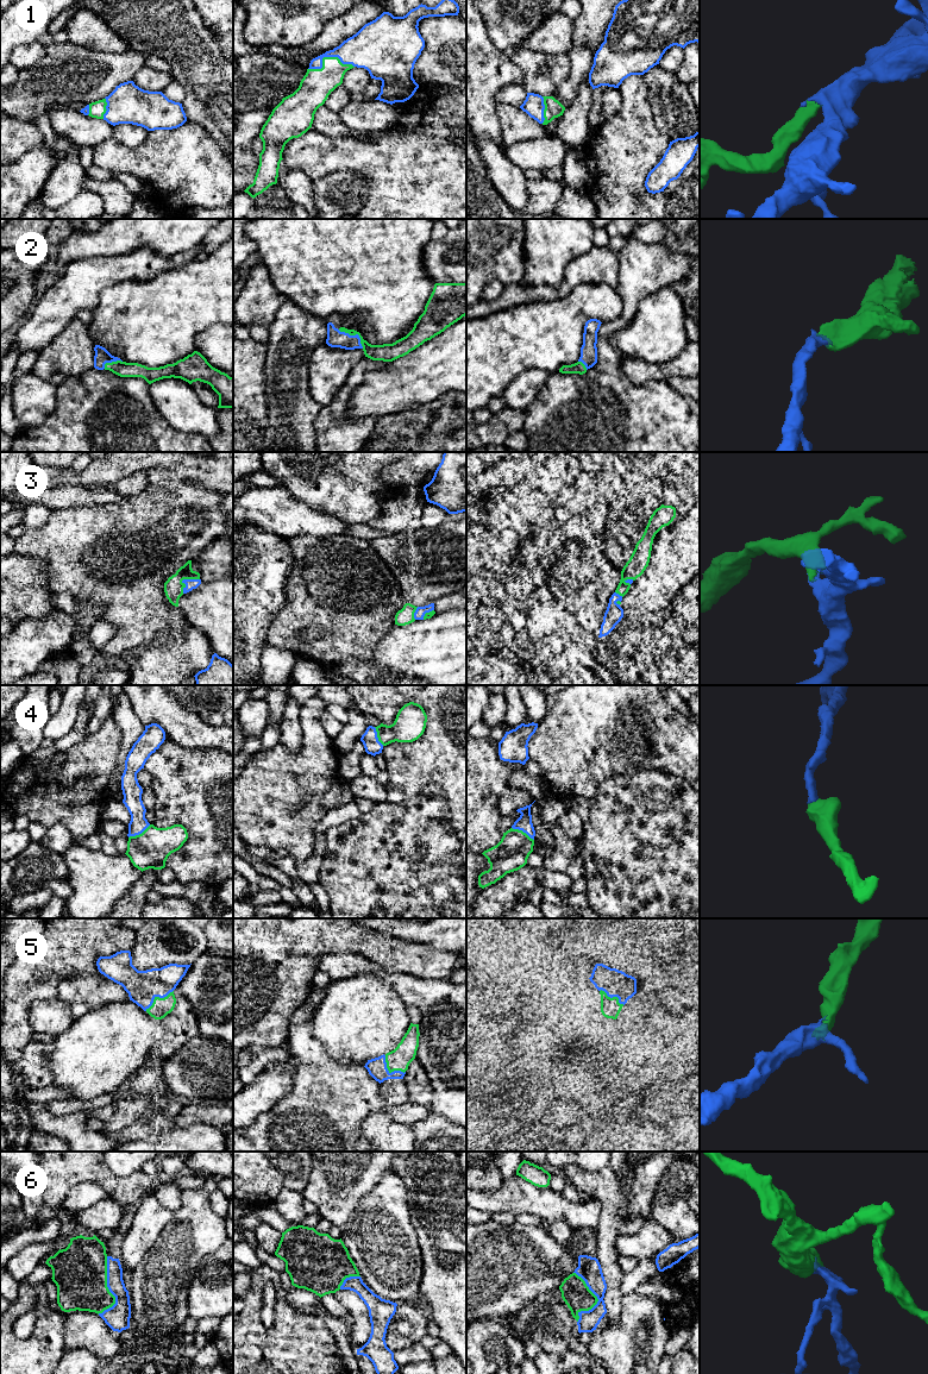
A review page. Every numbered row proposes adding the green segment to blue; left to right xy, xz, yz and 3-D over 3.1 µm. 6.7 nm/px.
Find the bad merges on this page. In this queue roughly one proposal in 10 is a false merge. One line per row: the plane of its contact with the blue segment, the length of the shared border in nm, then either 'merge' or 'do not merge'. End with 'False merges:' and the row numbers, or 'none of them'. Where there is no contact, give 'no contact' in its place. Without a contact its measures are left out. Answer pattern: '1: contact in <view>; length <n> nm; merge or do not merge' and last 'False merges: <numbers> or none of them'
1: contact in xz; length 320 nm; merge
2: contact in xz; length 220 nm; merge
3: contact in xy; length 160 nm; merge
4: contact in yz; length 180 nm; merge
5: contact in xy; length 240 nm; merge
6: contact in xy; length 400 nm; merge
False merges: none of them

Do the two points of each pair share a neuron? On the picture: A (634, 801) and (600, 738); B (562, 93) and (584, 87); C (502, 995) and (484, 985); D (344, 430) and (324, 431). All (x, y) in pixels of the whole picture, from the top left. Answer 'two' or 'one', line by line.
A: two
B: two
C: one
D: one

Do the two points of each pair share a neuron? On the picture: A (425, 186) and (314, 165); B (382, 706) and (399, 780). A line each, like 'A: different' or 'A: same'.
A: same
B: same

